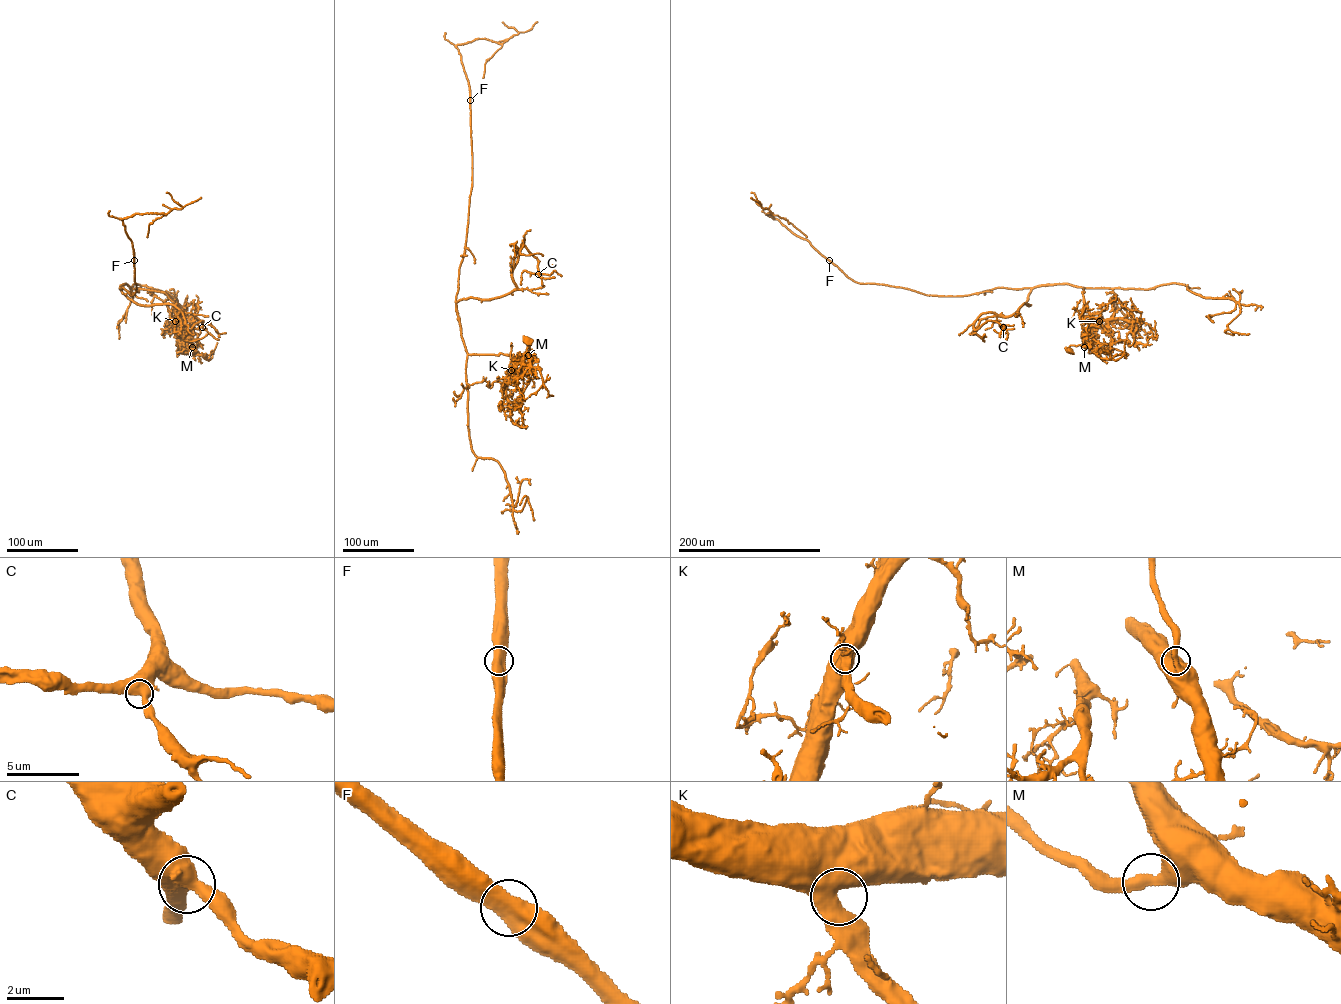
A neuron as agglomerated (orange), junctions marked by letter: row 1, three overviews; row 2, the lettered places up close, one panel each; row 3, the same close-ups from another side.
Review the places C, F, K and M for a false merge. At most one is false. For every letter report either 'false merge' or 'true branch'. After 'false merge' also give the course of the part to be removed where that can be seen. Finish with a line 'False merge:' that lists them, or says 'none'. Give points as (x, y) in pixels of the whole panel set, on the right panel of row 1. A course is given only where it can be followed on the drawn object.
C: true branch
F: true branch
K: true branch
M: true branch
False merge: none

